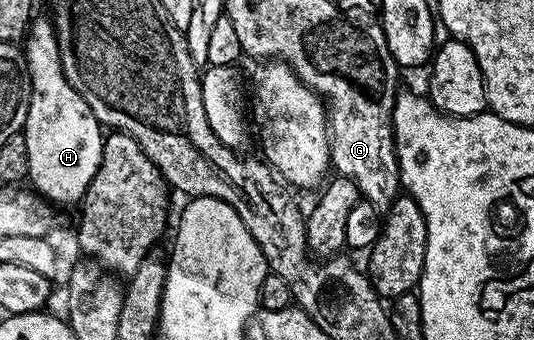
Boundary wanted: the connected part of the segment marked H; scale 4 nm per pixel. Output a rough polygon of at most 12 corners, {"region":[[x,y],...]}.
{"region":[[52,22],[30,26],[23,128],[32,190],[76,204],[103,127],[65,80]]}

